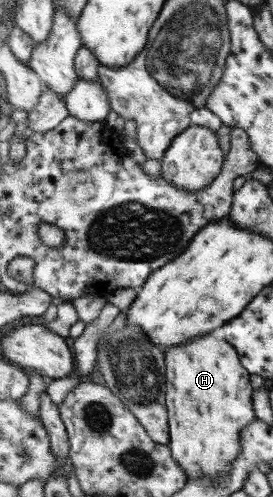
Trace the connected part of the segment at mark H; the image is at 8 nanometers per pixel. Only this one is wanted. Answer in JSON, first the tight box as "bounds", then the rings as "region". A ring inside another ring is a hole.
{"bounds":[165,332,257,480],"region":[[[214,332],[201,335],[183,346],[169,348],[165,352],[165,365],[172,458],[186,471],[189,480],[201,480],[205,476],[213,480],[227,478],[232,473],[234,461],[244,453],[242,433],[257,419],[253,405],[252,374],[241,363],[236,348],[227,340],[217,337]]]}

